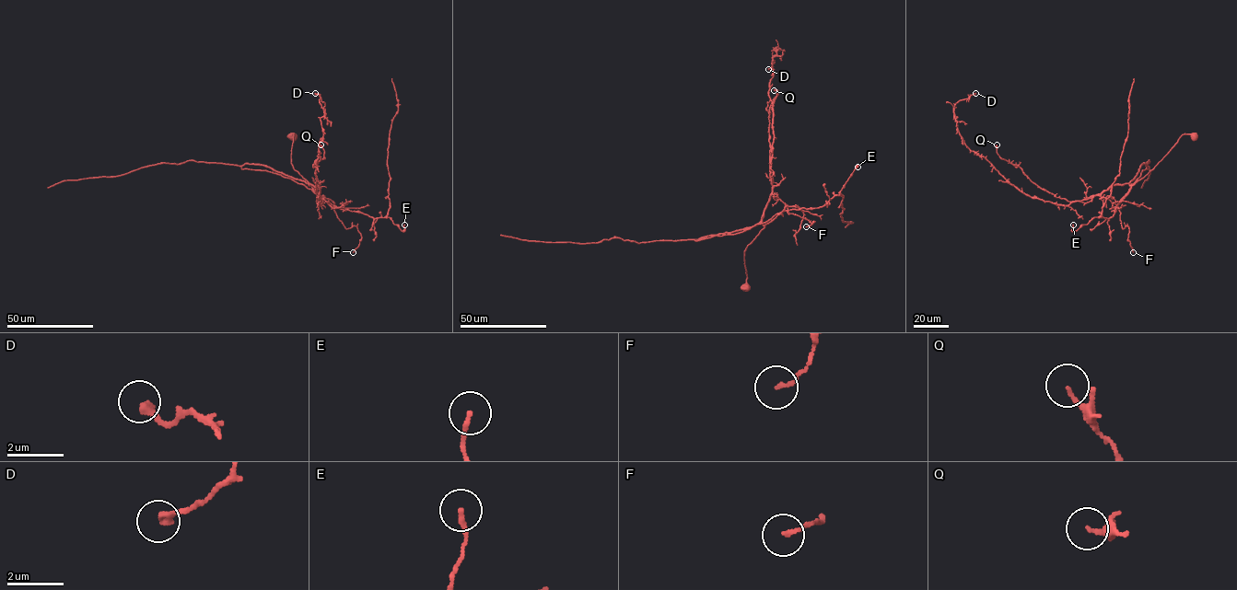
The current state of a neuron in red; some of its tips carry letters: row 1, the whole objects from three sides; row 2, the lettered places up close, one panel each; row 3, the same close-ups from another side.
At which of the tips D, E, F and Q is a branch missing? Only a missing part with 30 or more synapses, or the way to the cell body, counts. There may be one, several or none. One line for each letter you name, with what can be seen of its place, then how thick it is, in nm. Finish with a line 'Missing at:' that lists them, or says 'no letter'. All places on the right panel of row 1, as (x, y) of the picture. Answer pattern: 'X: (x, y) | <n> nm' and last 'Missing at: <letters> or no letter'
Missing at: no letter

